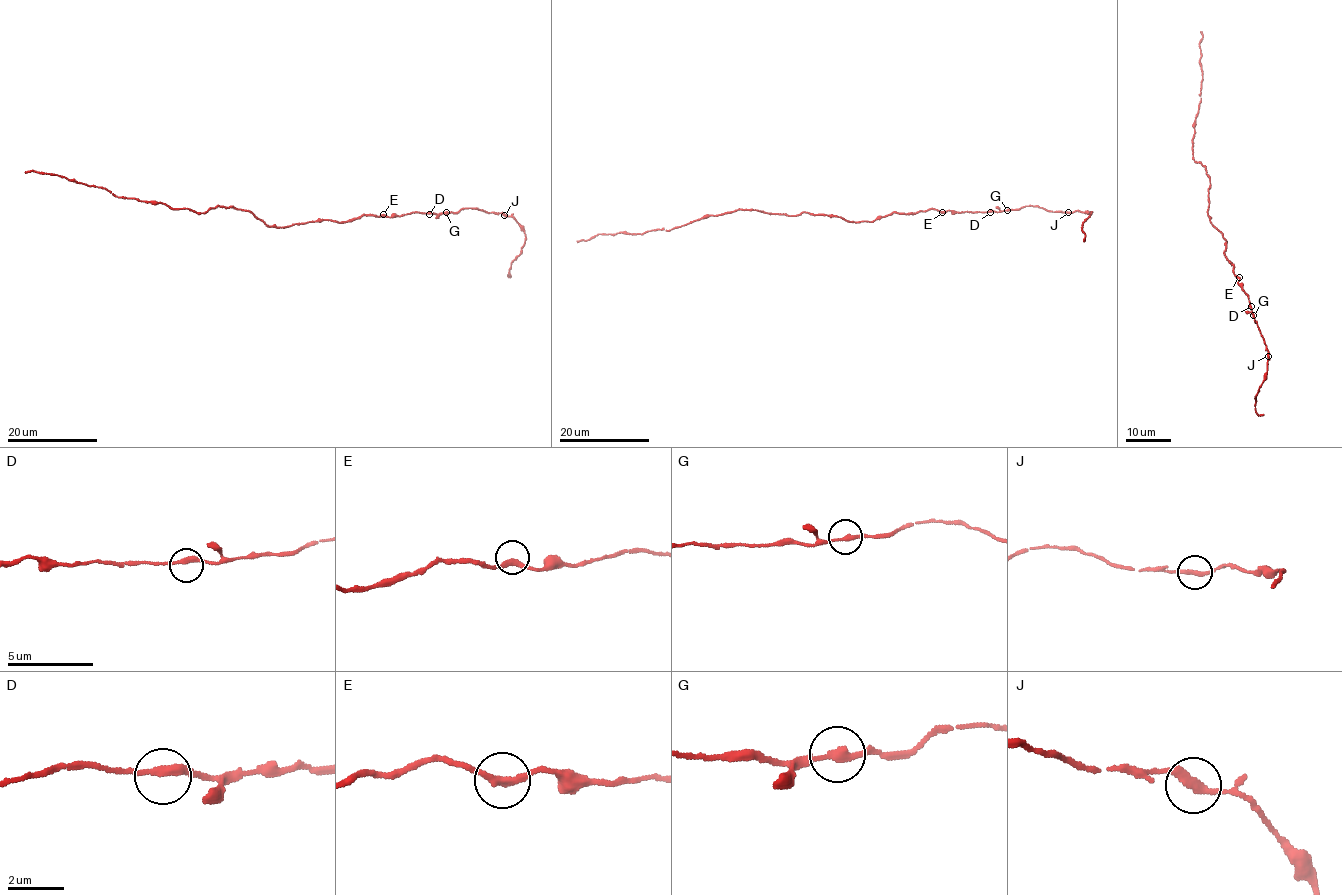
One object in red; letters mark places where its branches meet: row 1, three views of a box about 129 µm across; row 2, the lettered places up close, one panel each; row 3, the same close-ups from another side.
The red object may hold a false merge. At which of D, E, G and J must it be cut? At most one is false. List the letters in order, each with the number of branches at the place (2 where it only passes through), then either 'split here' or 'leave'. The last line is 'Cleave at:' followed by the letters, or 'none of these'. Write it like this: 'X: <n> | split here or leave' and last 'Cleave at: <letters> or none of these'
D: 2 | leave
E: 2 | leave
G: 2 | leave
J: 2 | leave
Cleave at: none of these

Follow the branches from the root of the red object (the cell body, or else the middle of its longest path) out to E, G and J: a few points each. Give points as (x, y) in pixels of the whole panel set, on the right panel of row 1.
E: (1222, 236), (1227, 242), (1224, 254), (1239, 277)
G: (1222, 236), (1227, 242), (1224, 253), (1247, 295), (1253, 315)
J: (1222, 236), (1227, 242), (1224, 253), (1247, 295), (1268, 356)

